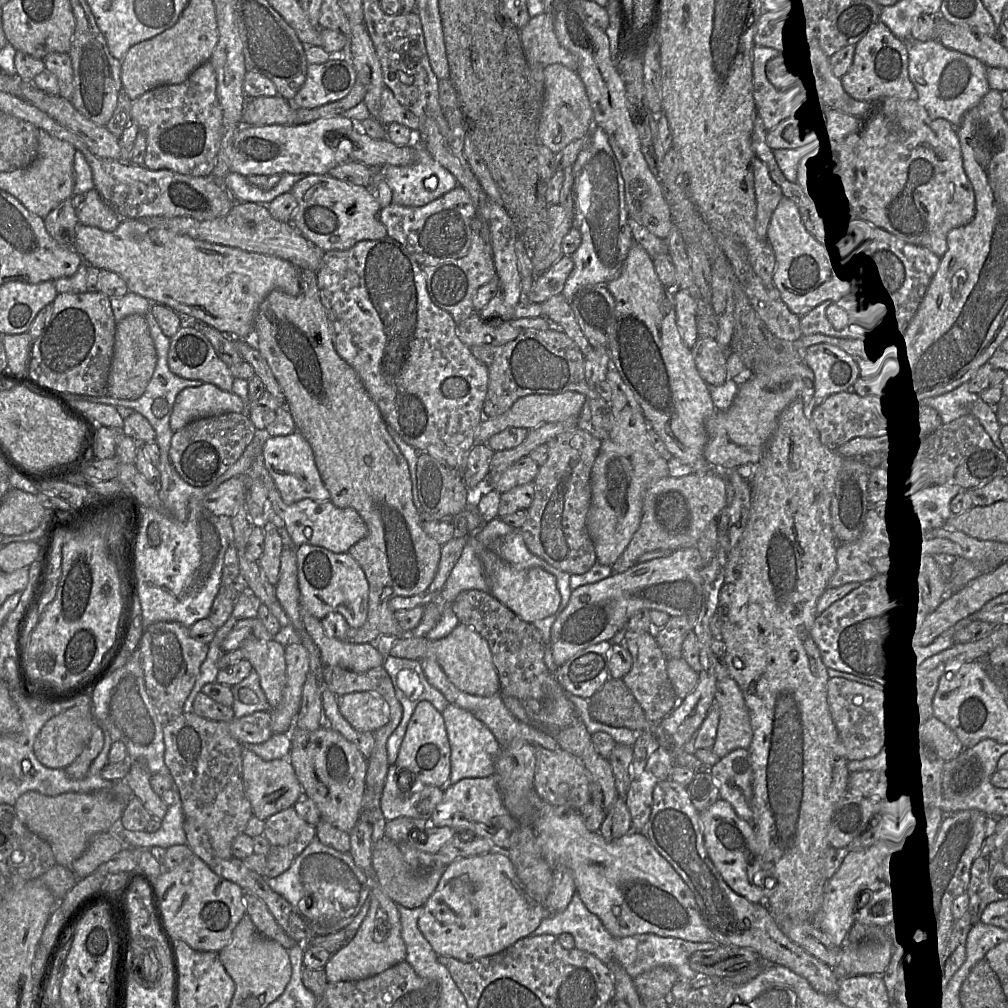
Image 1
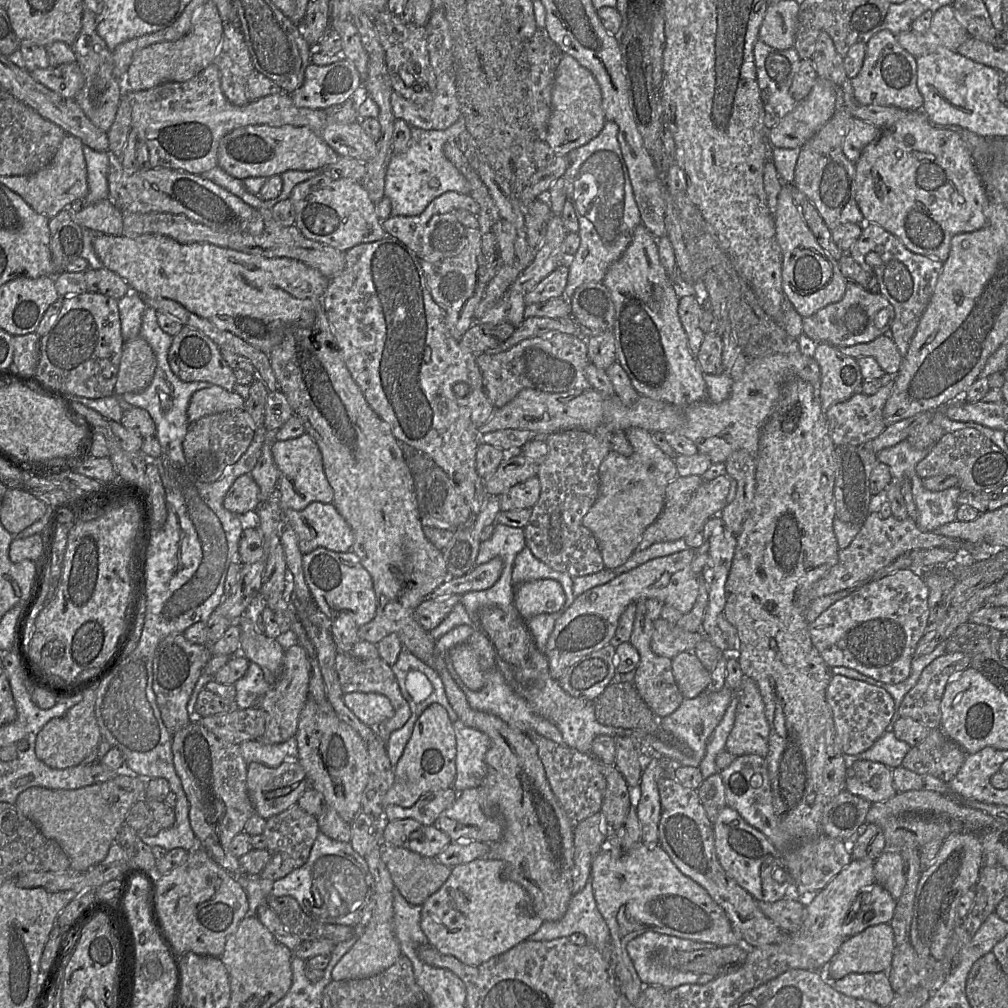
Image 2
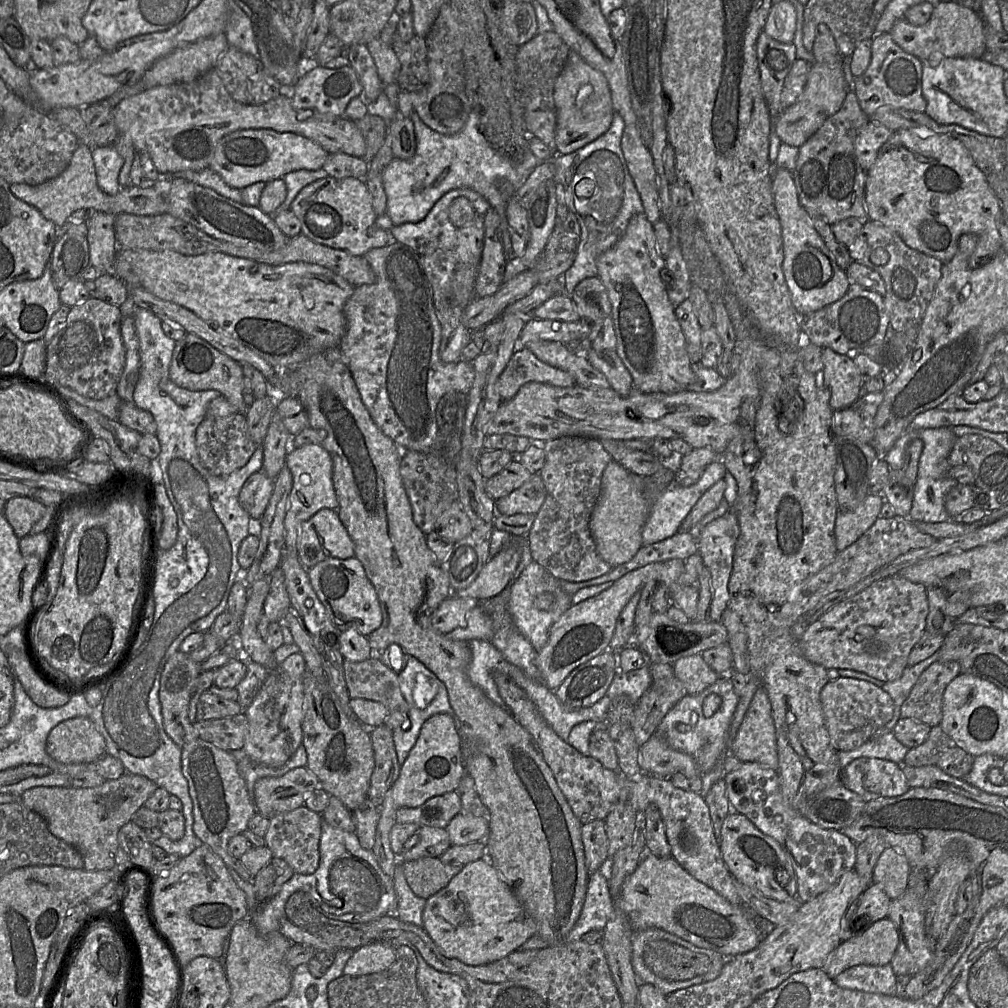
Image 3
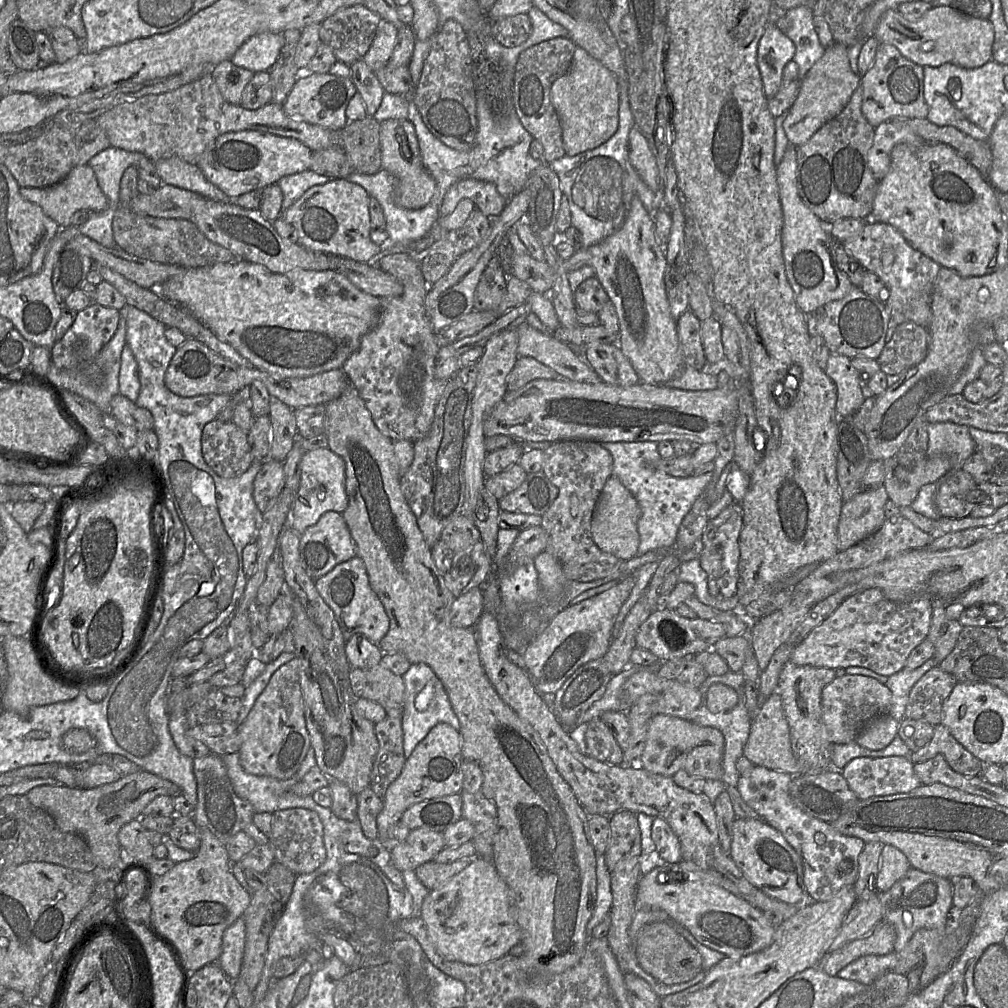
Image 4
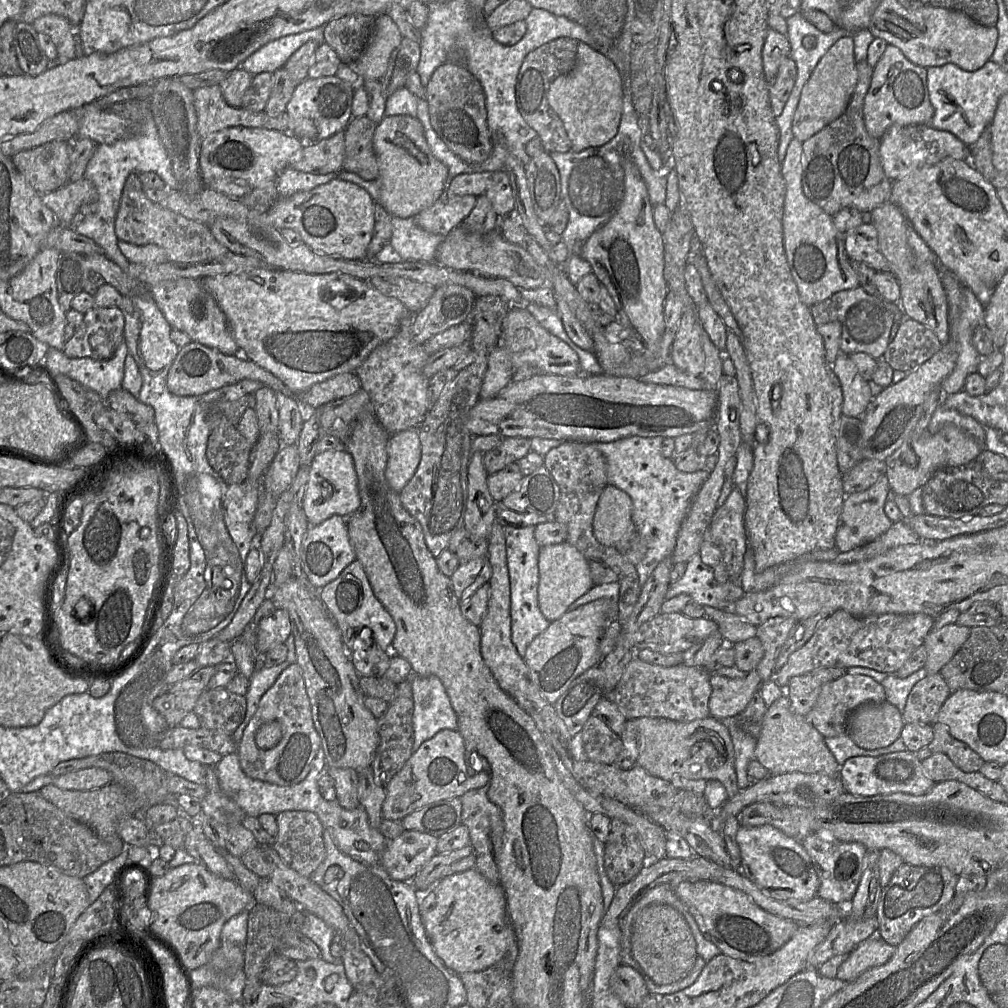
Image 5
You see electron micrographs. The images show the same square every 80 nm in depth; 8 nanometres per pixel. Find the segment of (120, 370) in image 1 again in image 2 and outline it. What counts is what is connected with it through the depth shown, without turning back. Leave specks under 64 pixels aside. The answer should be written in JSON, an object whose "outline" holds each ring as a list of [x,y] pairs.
{"outline":[[[140,335],[124,342],[114,394],[139,393],[152,381],[156,357]]]}

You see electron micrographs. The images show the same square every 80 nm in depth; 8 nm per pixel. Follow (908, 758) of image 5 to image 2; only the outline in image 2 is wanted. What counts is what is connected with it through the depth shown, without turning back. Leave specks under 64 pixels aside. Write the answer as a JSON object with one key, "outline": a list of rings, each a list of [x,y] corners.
{"outline":[[[858,760],[847,769],[845,788],[871,803],[888,800],[898,793],[893,785],[892,769],[880,762],[870,760]]]}

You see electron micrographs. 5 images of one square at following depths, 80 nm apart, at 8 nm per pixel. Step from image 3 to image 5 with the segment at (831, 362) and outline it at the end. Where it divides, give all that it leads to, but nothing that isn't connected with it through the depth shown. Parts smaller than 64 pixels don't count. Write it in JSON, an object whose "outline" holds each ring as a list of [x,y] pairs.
{"outline":[[[840,354],[836,358],[832,370],[838,377],[842,389],[842,415],[861,418],[873,398],[868,382],[861,377],[847,354]]]}

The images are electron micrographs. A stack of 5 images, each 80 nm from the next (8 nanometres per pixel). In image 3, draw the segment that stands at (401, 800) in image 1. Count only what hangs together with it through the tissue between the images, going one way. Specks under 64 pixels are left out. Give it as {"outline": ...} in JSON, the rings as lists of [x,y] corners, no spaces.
{"outline":[[[451,791],[432,797],[418,807],[398,809],[396,822],[445,829],[461,810],[460,795],[457,791]]]}

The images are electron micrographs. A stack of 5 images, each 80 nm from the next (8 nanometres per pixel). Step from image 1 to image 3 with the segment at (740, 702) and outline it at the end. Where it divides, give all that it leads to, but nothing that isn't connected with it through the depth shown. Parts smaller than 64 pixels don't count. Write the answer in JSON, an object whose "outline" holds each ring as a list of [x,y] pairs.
{"outline":[[[759,687],[729,747],[729,753],[743,762],[778,768],[775,725],[769,697]]]}

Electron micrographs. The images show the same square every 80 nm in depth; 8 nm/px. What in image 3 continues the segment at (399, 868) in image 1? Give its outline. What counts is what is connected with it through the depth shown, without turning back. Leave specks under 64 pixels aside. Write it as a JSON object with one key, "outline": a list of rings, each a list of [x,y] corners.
{"outline":[[[424,857],[398,863],[412,892],[425,900],[446,887],[463,866],[444,864],[439,857]]]}

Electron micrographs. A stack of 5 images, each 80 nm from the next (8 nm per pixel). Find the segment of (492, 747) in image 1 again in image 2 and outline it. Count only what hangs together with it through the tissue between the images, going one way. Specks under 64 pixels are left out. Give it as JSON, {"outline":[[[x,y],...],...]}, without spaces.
{"outline":[[[459,719],[453,722],[456,738],[456,776],[452,788],[458,793],[481,786],[486,776],[485,754],[488,736],[466,726]]]}

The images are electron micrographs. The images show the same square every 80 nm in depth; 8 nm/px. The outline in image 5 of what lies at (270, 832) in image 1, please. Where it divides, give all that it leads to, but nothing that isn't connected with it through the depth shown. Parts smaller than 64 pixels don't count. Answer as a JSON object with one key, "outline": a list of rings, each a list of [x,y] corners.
{"outline":[[[283,811],[275,819],[277,837],[272,848],[289,868],[309,877],[325,858],[323,826],[318,816],[309,811]]]}

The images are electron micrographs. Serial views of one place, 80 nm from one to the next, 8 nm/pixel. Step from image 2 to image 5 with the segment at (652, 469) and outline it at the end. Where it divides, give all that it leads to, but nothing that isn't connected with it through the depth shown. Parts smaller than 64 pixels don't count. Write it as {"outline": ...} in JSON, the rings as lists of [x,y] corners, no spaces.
{"outline":[[[608,484],[599,499],[593,520],[596,539],[601,544],[624,553],[629,549],[632,536],[636,532],[632,512],[630,496]]]}

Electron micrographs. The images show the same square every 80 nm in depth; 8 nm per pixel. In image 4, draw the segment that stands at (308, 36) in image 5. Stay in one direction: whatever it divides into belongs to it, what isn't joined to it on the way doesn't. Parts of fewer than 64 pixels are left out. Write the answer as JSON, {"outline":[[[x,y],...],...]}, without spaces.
{"outline":[[[263,32],[253,35],[235,52],[231,61],[254,73],[269,71],[277,61],[284,43],[282,33]]]}

